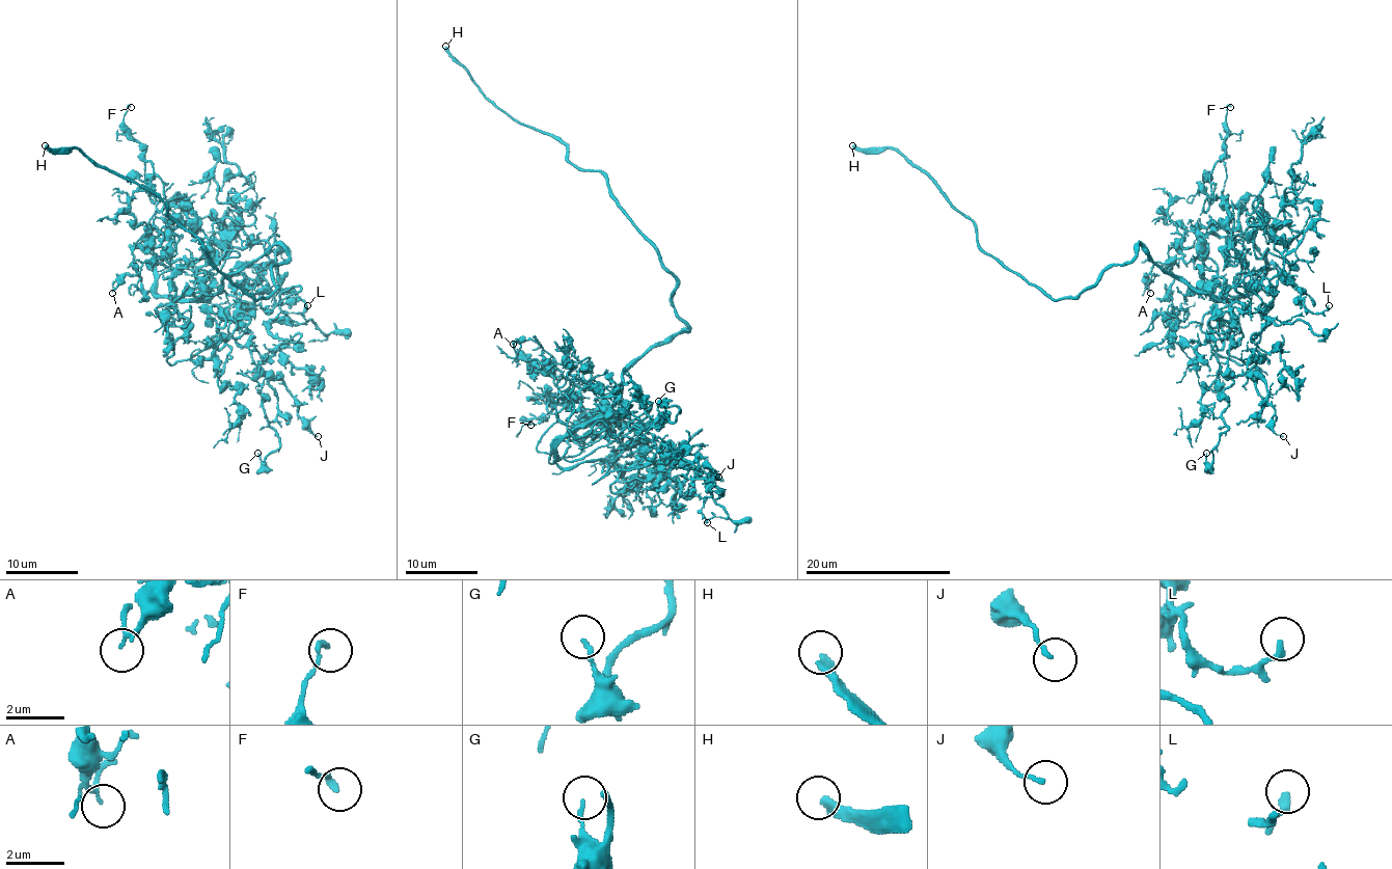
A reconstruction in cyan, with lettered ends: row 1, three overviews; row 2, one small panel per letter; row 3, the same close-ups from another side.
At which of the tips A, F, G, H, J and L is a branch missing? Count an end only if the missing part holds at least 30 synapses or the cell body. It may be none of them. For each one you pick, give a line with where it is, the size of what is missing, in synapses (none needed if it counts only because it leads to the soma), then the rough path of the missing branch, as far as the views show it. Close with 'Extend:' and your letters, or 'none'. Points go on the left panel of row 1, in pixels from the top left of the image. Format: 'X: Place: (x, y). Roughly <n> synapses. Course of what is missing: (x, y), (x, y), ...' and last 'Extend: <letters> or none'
H: Place: (45, 145)
Extend: H

